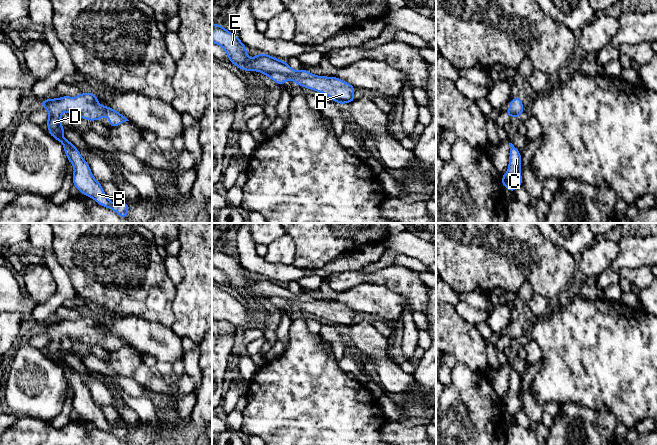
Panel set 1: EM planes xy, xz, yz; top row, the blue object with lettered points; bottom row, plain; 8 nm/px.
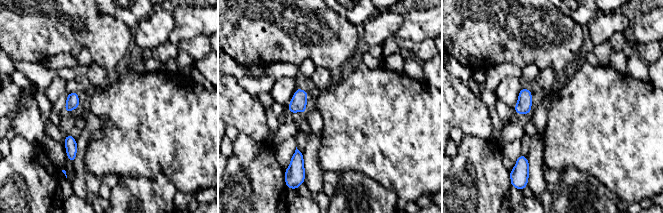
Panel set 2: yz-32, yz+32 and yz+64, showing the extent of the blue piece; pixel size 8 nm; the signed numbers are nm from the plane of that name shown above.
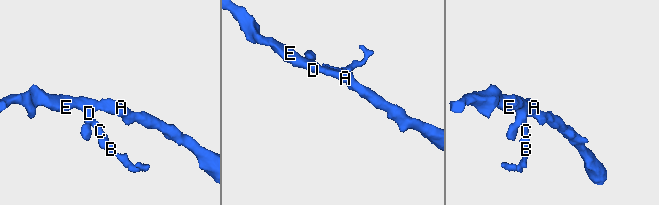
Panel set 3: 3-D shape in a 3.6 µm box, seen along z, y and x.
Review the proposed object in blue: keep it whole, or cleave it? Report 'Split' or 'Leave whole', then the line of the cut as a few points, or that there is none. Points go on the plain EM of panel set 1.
Leave whole. No split

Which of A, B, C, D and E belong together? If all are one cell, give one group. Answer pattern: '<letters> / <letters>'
A B C D E

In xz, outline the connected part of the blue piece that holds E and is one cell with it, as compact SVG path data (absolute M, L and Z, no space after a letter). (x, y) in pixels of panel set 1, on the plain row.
M216 247L212 248L212 266L221 270L229 285L241 294L257 295L265 298L279 309L292 304L298 310L326 318L331 324L345 328L354 325L355 311L337 301L317 300L306 295L292 293L287 286L267 278L257 278L248 282L246 270L234 258Z

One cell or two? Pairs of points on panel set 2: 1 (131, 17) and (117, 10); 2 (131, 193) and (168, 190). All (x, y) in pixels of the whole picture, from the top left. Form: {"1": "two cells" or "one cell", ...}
{"1": "one cell", "2": "one cell"}

